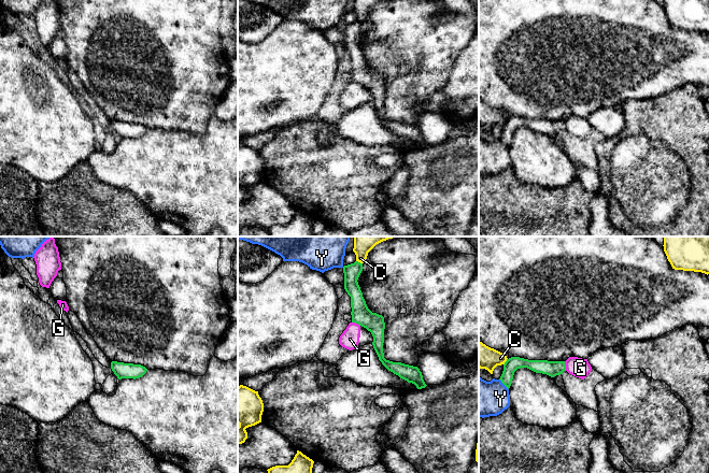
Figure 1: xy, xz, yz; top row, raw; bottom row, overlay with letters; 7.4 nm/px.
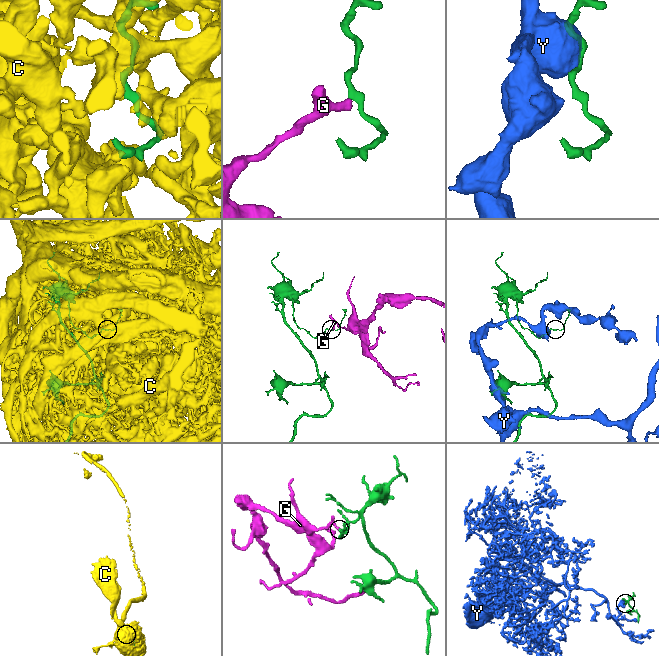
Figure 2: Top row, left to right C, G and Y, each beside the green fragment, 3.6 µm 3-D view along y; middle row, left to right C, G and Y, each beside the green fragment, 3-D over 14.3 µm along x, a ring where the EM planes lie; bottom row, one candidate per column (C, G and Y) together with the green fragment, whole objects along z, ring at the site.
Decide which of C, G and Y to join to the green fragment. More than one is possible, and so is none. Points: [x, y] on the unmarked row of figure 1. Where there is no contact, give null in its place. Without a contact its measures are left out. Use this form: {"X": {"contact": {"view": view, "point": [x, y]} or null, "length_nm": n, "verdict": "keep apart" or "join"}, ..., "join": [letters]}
{"C": {"contact": {"view": "xz", "point": [359, 22]}, "length_nm": 50, "verdict": "keep apart"}, "G": {"contact": {"view": "yz", "point": [565, 125]}, "length_nm": 70, "verdict": "keep apart"}, "Y": {"contact": {"view": "yz", "point": [502, 142]}, "length_nm": 110, "verdict": "keep apart"}, "join": []}

